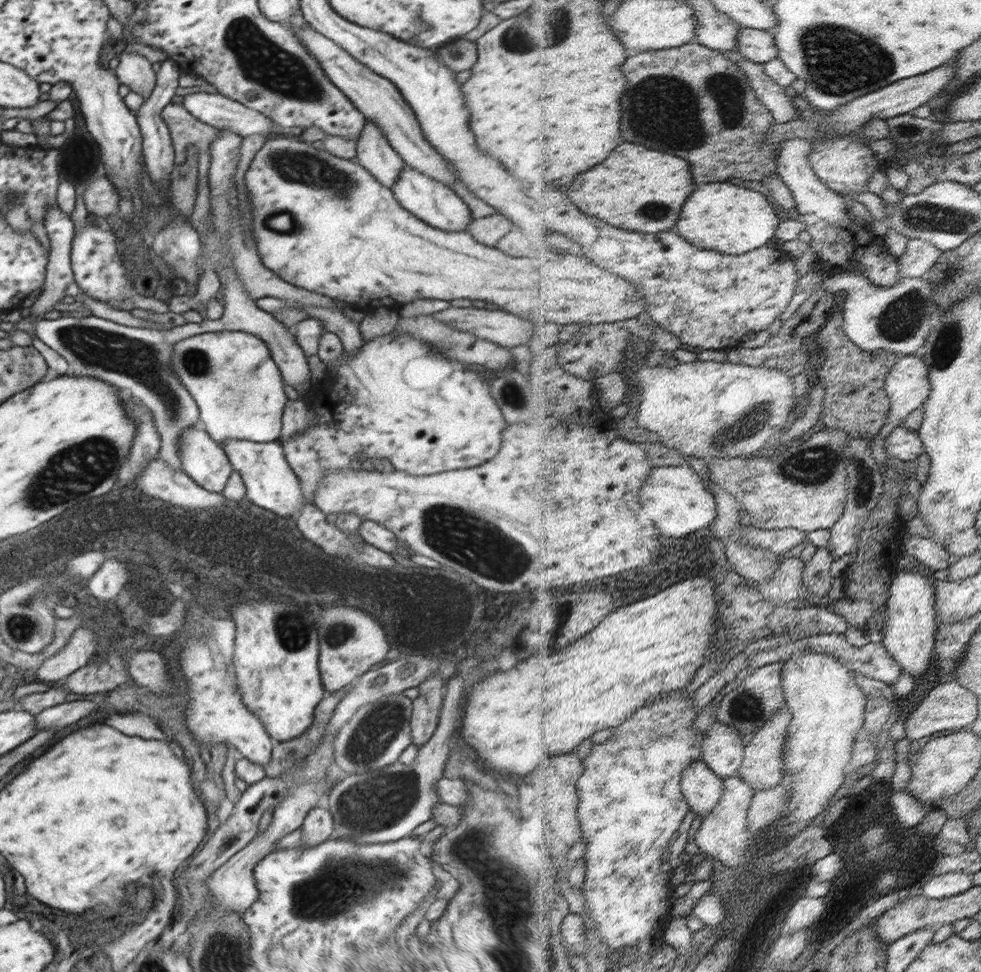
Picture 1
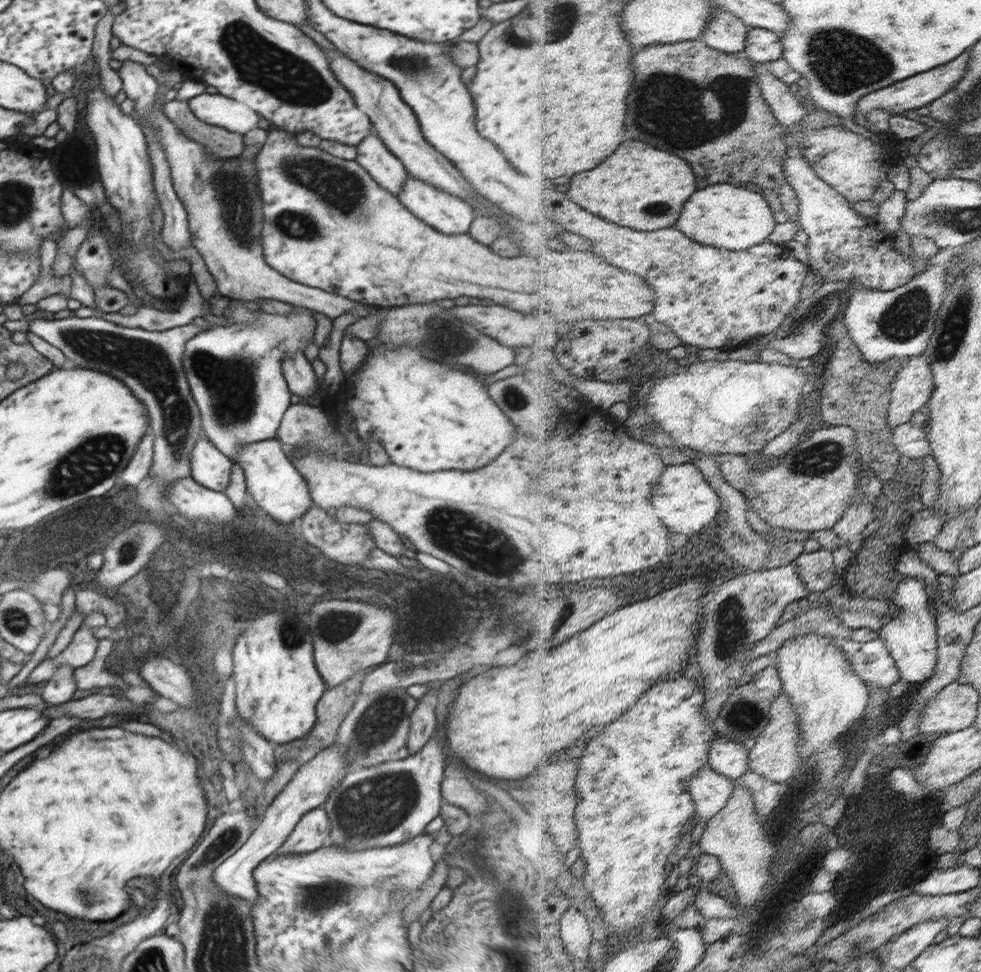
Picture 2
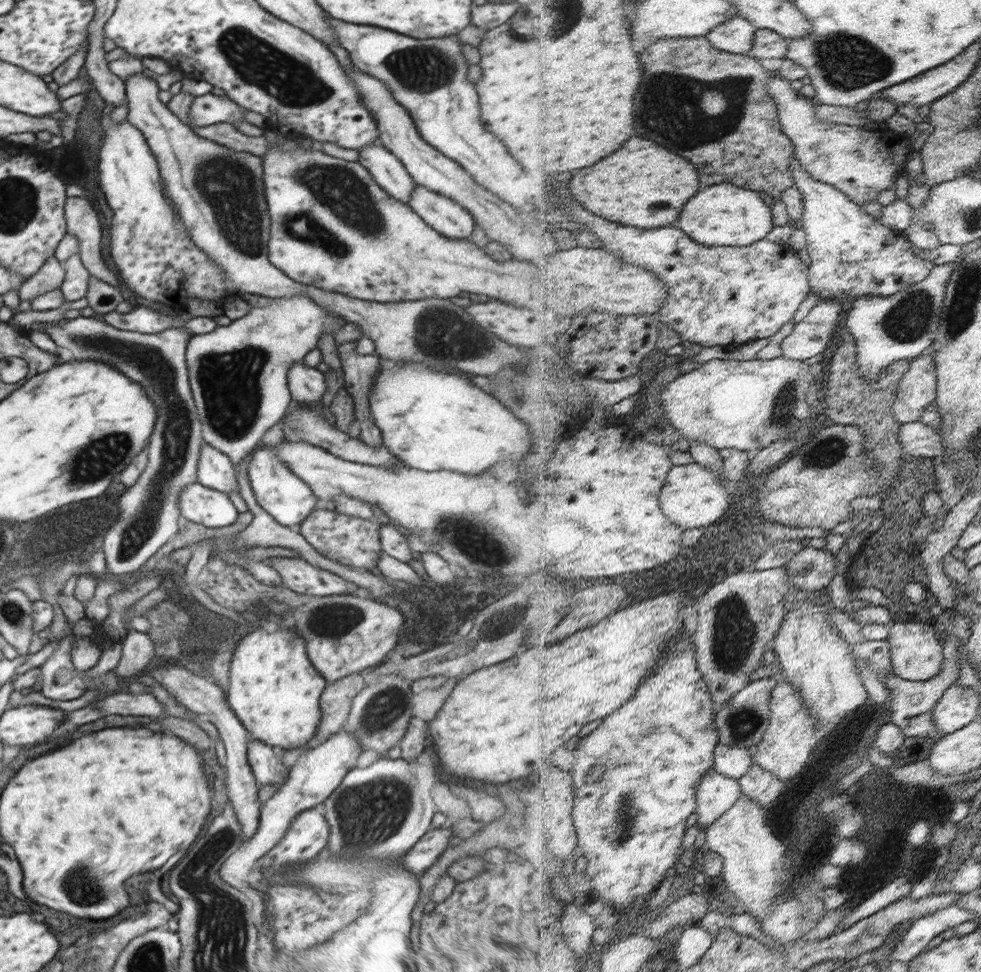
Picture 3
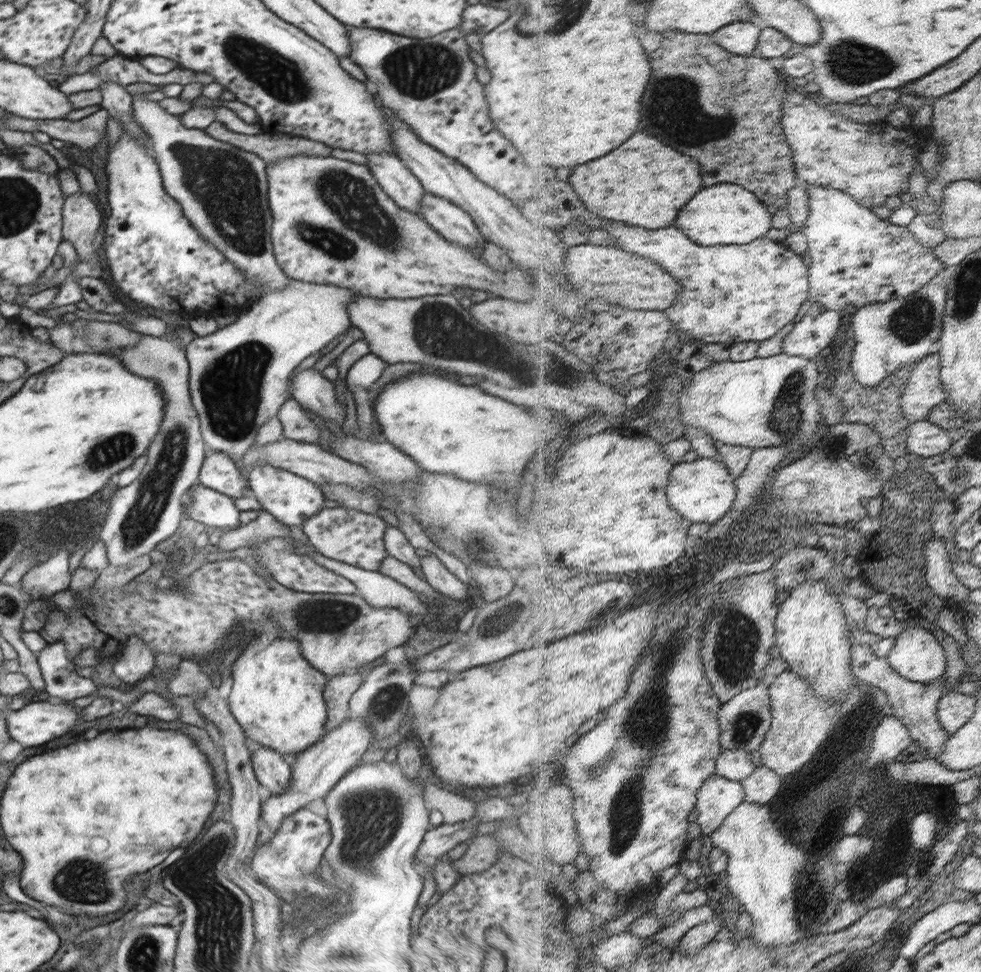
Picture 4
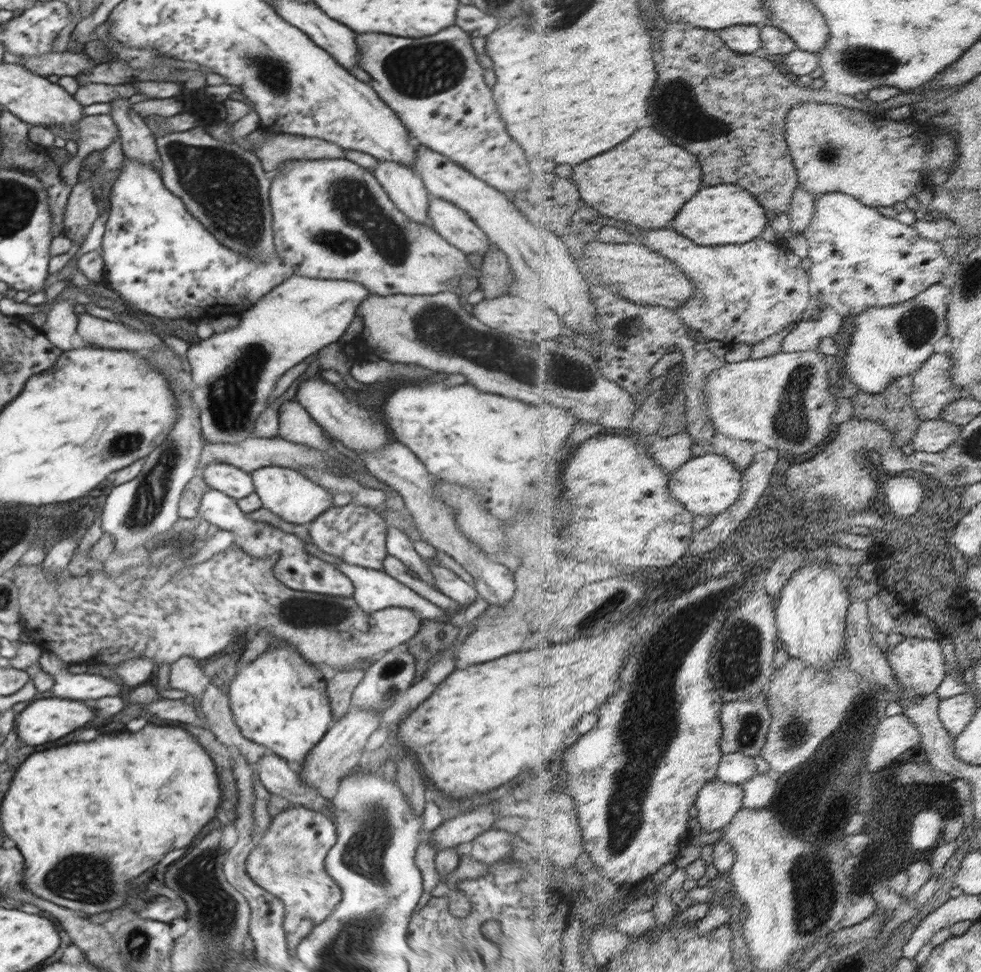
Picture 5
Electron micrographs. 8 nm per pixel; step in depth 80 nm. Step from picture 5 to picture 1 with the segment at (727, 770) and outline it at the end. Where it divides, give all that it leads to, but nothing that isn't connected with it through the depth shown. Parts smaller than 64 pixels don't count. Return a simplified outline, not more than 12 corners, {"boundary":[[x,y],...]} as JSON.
{"boundary":[[718,722],[704,735],[702,759],[738,777],[746,749],[736,728]]}

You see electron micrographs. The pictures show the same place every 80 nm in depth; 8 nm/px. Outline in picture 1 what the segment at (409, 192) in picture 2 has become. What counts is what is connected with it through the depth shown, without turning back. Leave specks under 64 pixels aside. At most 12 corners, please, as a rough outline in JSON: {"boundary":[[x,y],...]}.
{"boundary":[[405,164],[391,186],[402,208],[444,232],[467,230],[468,205]]}

